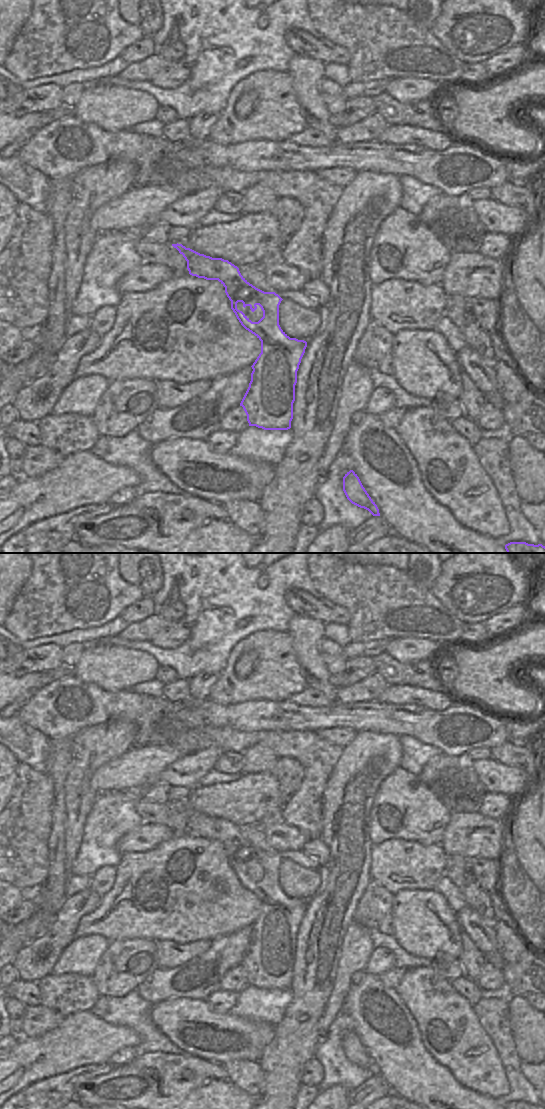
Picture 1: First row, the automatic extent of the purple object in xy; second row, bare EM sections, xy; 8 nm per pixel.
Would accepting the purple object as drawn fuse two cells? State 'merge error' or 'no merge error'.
no merge error

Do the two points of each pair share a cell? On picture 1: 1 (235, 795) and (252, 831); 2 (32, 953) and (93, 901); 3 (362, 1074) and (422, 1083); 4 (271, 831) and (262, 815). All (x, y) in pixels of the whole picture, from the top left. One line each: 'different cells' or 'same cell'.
1: different cells
2: same cell
3: different cells
4: different cells

